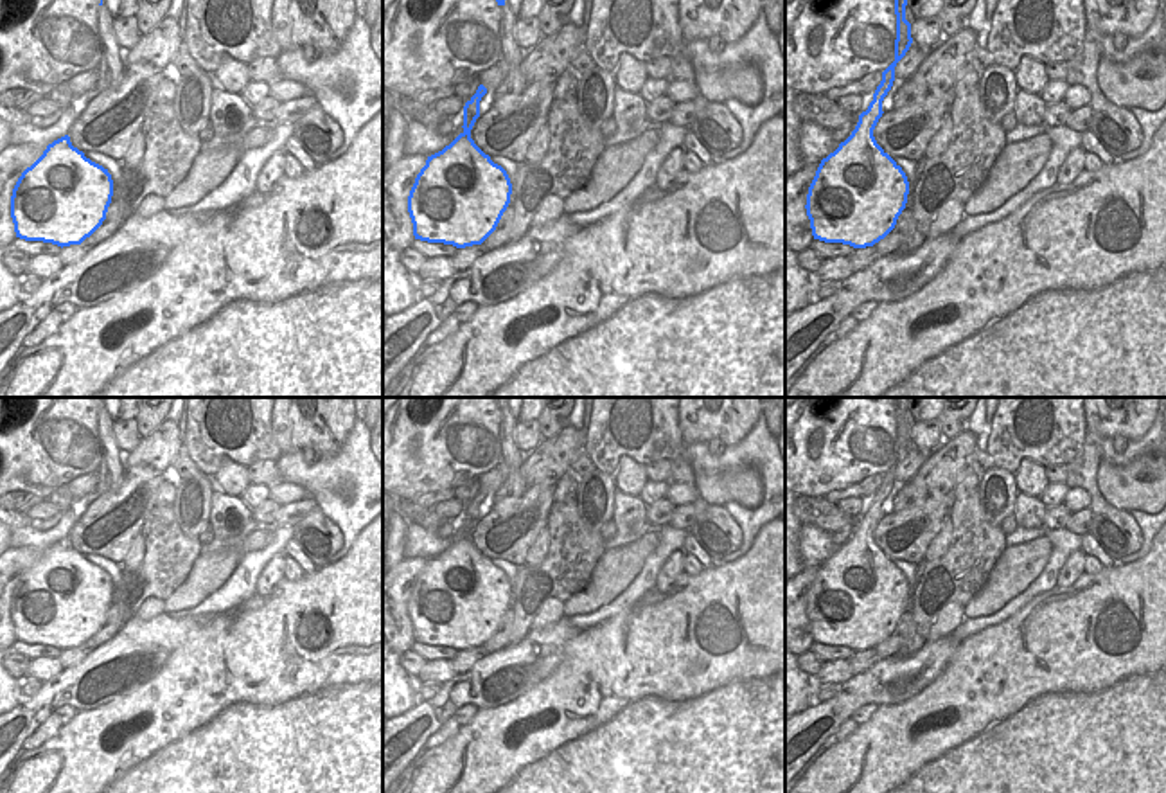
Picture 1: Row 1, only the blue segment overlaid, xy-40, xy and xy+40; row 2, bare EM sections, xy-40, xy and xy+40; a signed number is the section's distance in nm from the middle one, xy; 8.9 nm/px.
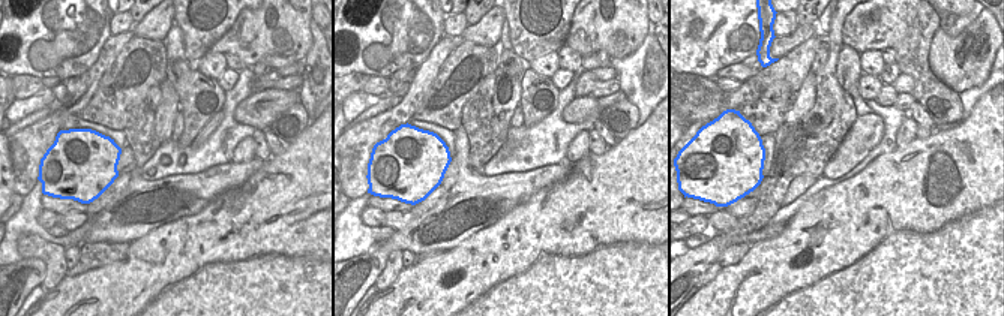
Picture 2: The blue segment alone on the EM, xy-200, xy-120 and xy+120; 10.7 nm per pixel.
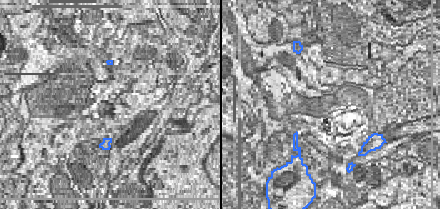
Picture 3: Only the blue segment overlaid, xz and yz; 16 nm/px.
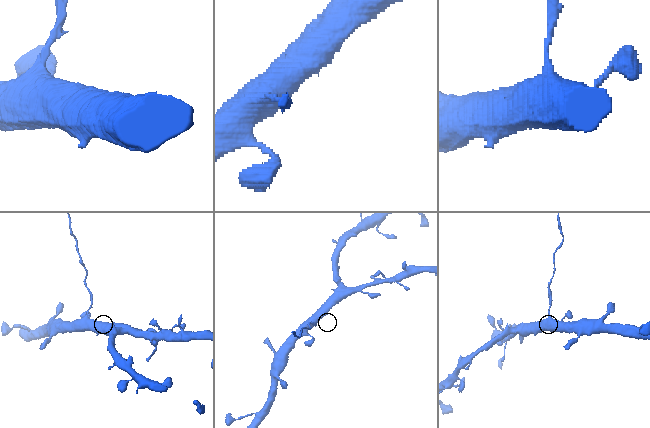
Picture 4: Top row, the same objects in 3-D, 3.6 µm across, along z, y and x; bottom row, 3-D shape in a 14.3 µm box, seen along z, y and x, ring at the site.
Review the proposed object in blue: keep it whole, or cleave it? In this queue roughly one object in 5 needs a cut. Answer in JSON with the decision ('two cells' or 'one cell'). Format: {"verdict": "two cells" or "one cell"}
{"verdict": "two cells"}

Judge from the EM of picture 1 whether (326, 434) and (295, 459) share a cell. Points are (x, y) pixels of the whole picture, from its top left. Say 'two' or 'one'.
two

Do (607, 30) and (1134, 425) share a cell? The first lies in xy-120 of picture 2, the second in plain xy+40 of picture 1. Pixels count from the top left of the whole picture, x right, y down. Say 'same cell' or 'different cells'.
same cell

